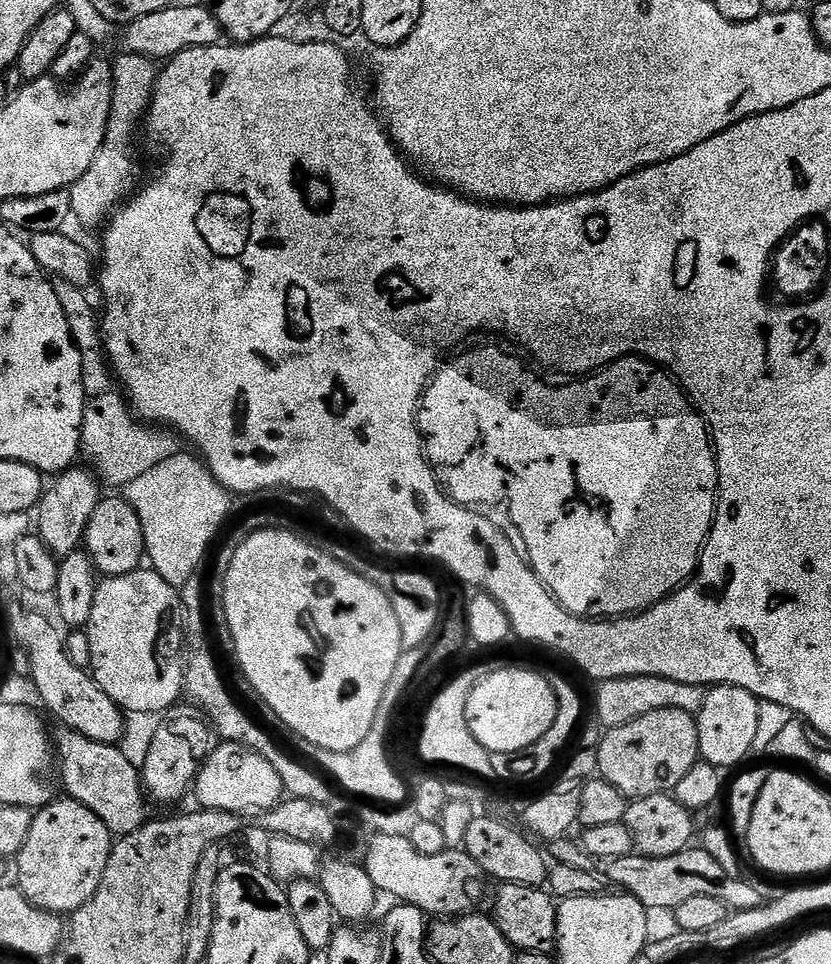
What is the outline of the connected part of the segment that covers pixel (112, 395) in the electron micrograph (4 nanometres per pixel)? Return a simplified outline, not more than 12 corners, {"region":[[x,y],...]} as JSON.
{"region":[[119,391],[83,410],[81,457],[126,488],[177,455],[171,431],[139,421]]}

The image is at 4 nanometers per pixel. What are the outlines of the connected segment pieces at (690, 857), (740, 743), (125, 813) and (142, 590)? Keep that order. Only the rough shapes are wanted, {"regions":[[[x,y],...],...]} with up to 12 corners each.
{"regions":[[[689,846],[670,858],[605,859],[604,876],[649,910],[718,898],[729,910],[770,893]],[[709,687],[695,713],[700,760],[743,765],[761,735],[762,702]],[[71,730],[54,744],[69,797],[129,836],[146,822],[141,769]],[[151,570],[101,579],[90,675],[125,713],[184,687],[180,592]]]}

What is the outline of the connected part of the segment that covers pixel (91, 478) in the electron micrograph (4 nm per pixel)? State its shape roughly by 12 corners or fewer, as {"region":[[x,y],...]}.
{"region":[[73,466],[47,485],[35,535],[58,558],[84,543],[102,484]]}

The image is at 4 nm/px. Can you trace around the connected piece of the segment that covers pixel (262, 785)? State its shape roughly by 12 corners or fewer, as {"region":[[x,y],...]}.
{"region":[[220,742],[200,766],[201,809],[263,814],[285,795],[278,770]]}

